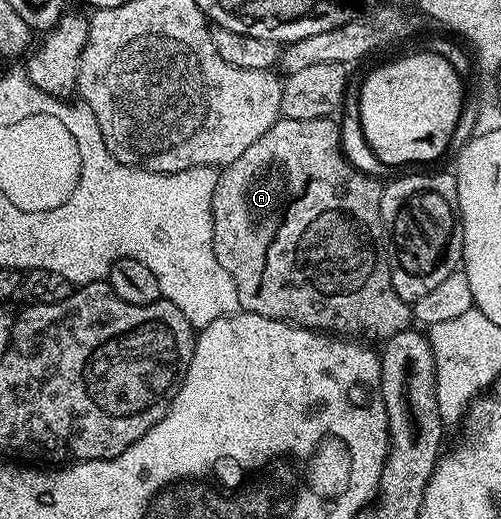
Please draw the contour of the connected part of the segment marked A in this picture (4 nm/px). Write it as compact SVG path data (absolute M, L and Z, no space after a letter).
M279 118L256 141L248 145L236 161L221 168L216 189L212 193L212 217L214 218L214 252L216 261L228 269L228 277L236 281L236 293L238 294L238 305L243 312L252 315L263 315L269 319L284 319L299 327L308 327L312 331L333 333L338 337L357 337L362 341L385 341L396 337L396 333L407 330L412 323L412 307L407 300L402 299L392 285L390 276L391 256L388 254L388 231L382 222L382 200L381 182L377 183L370 175L357 171L352 164L346 160L342 152L342 135L334 124L333 118L324 119L283 119Z

